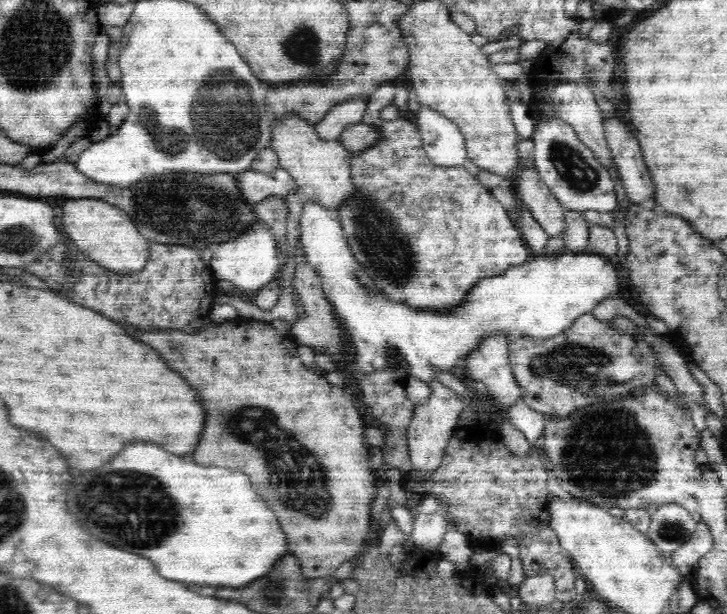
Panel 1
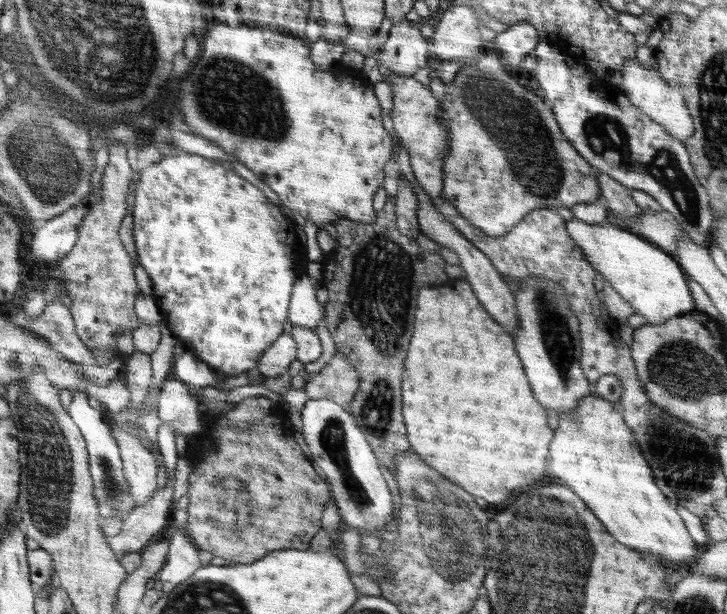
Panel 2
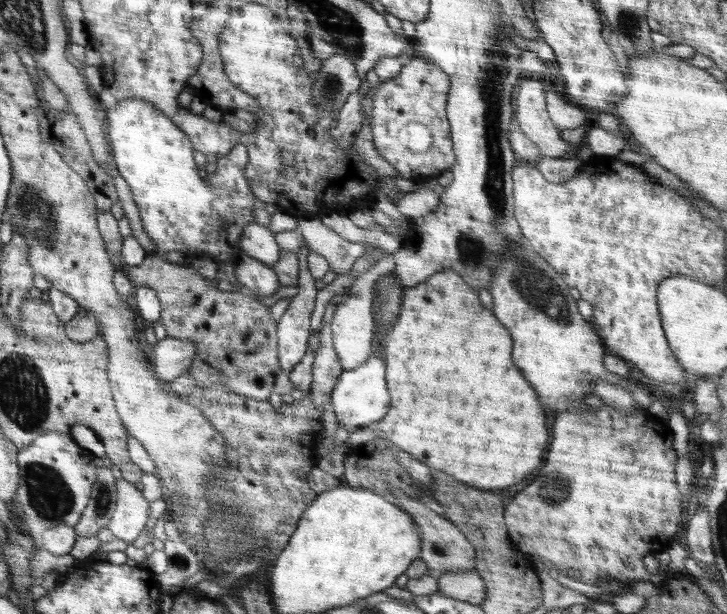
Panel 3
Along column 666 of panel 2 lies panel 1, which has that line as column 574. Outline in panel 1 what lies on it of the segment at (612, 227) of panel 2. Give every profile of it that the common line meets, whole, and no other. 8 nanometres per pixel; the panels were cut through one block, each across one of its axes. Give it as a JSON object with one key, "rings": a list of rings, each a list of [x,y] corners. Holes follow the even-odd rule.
{"rings":[[[304,202],[300,216],[299,244],[305,261],[316,271],[322,283],[326,300],[333,307],[337,322],[343,329],[345,338],[353,344],[353,361],[346,364],[347,372],[372,374],[386,366],[403,370],[405,376],[418,378],[427,385],[434,380],[436,372],[456,370],[464,365],[476,346],[496,334],[507,334],[510,338],[529,336],[530,338],[550,338],[564,332],[579,316],[590,313],[602,300],[618,296],[620,281],[617,276],[618,263],[602,254],[588,251],[565,250],[562,254],[536,256],[524,264],[509,268],[498,276],[483,278],[468,293],[465,301],[449,311],[420,311],[410,305],[386,299],[380,291],[374,291],[364,273],[358,272],[361,264],[348,247],[348,239],[338,219],[338,211],[320,206],[317,202]],[[388,350],[395,350],[397,359],[388,357]]]}

